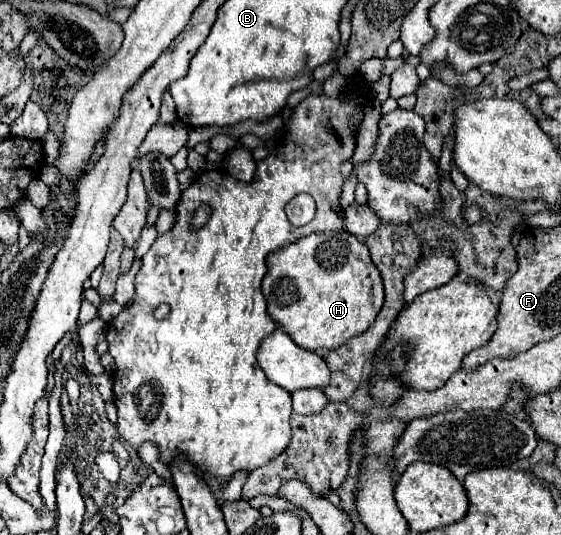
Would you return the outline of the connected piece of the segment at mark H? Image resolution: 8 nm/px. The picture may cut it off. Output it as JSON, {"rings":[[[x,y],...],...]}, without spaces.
{"rings":[[[347,230],[337,232],[313,232],[275,250],[267,256],[267,274],[263,278],[263,294],[267,300],[269,316],[289,332],[289,336],[309,350],[339,348],[355,334],[365,332],[383,304],[383,280],[377,266],[371,260],[365,242],[359,242]]]}

